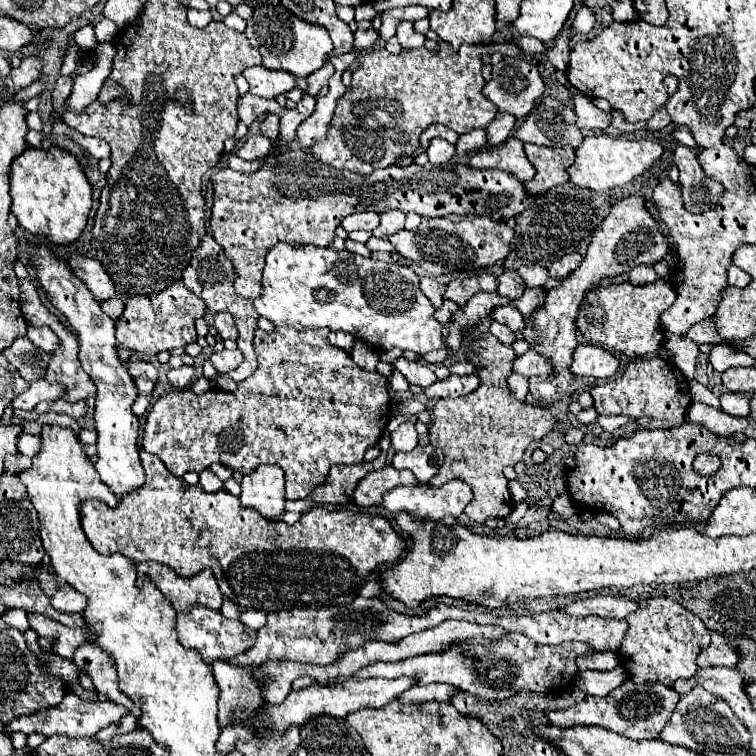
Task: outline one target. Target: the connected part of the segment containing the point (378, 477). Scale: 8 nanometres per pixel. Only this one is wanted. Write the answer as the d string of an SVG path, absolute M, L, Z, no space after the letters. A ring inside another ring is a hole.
M385 466L381 470L373 470L359 482L355 488L355 504L359 508L377 506L383 500L383 494L395 486L417 486L419 480L411 470L395 470L393 466Z

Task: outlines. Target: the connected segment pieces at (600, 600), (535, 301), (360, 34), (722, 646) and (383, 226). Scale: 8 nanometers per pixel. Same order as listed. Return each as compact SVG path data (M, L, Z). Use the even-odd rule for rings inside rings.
M593 596L593 598L585 598L585 600L577 600L573 604L567 604L563 610L567 610L567 614L575 614L575 616L595 614L595 616L603 616L603 618L625 618L627 614L637 610L637 602L615 598L615 596Z
M527 288L525 294L513 302L513 306L521 312L521 314L533 314L537 308L541 308L545 302L545 290L543 288Z
M369 26L367 30L355 30L353 36L355 36L355 48L357 50L363 50L363 48L373 46L379 34L377 34L377 30L373 26Z
M713 634L709 648L705 648L697 656L697 666L699 668L707 668L707 666L735 668L737 662L739 662L739 654L735 652L733 644L725 636L721 636L721 634Z
M391 210L391 212L381 214L381 224L371 234L375 238L389 238L389 236L397 234L399 230L403 230L403 226L405 226L405 212Z

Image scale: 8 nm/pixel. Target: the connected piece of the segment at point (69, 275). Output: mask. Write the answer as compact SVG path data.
M29 246L29 260L31 266L37 270L37 280L41 290L45 292L47 300L69 320L77 340L79 340L79 362L83 366L83 370L89 374L89 378L95 382L97 386L97 394L95 394L95 430L99 434L97 440L97 472L101 474L101 480L113 490L113 494L117 498L121 498L123 494L131 492L131 490L139 490L139 486L145 480L145 472L141 468L141 460L139 460L139 420L137 416L131 412L131 404L137 398L137 388L135 388L135 380L133 376L127 372L127 364L119 358L117 354L117 338L115 338L115 322L101 310L99 302L93 298L91 290L73 274L71 266L67 260L55 256L47 246Z

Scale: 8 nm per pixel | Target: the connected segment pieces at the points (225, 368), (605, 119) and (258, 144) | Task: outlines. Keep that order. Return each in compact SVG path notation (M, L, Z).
M221 350L221 352L211 354L209 360L211 360L211 364L215 366L217 372L227 374L227 372L235 370L243 362L243 354L239 354L239 350Z
M577 94L573 104L575 104L575 112L577 112L579 130L605 130L611 124L611 114L593 106L591 98Z
M249 136L243 146L235 152L239 158L253 162L253 160L261 160L271 152L271 140L265 136Z

